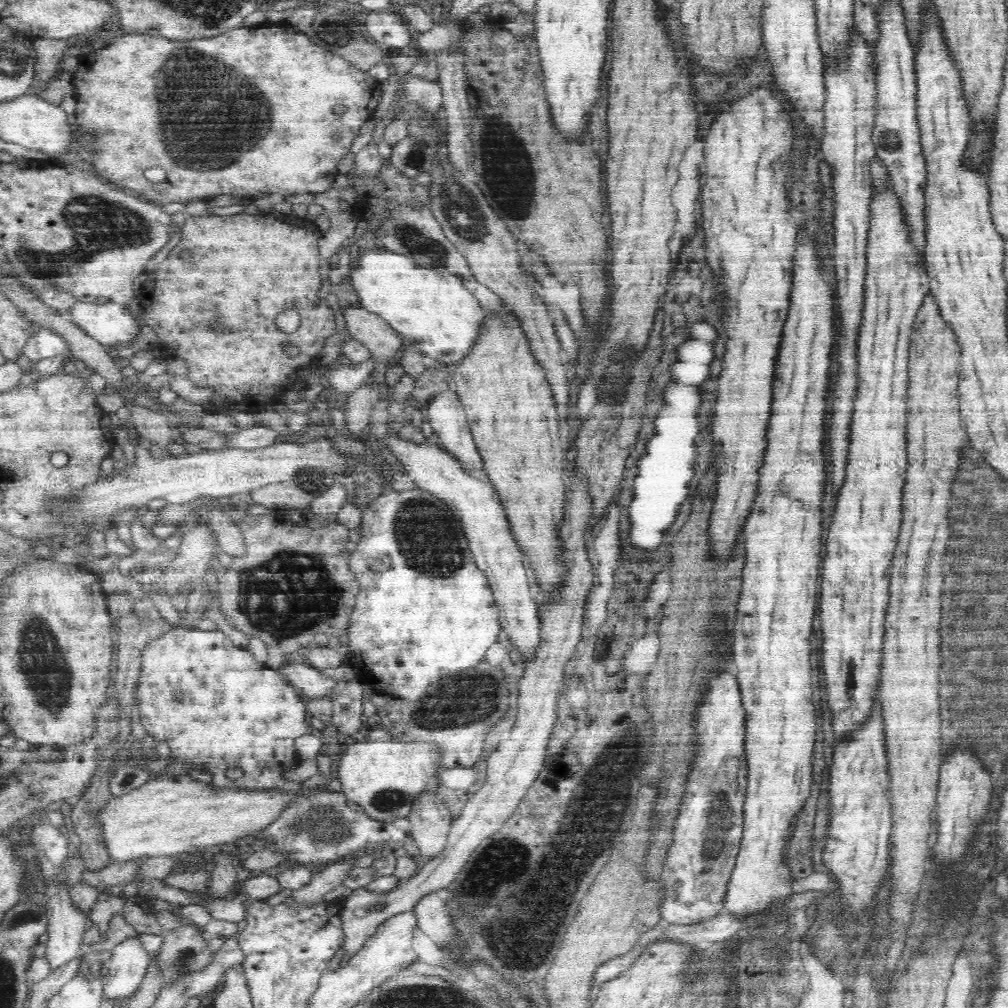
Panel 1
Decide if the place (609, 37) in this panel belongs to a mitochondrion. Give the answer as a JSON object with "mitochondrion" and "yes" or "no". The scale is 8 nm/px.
{"mitochondrion":"no"}

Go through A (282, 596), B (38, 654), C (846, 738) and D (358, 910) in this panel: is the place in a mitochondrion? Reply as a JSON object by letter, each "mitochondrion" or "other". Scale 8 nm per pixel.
{"A":"mitochondrion","B":"mitochondrion","C":"other","D":"other"}

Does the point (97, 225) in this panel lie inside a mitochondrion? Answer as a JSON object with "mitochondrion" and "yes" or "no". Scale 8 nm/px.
{"mitochondrion":"yes"}

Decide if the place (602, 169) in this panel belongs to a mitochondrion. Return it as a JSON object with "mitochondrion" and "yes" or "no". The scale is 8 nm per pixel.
{"mitochondrion":"no"}

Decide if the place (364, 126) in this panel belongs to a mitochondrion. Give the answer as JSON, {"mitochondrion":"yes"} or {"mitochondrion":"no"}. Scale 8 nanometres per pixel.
{"mitochondrion":"no"}

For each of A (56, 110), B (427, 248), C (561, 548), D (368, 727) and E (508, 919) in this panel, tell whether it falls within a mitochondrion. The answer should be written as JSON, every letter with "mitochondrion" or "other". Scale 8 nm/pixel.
{"A":"other","B":"mitochondrion","C":"other","D":"other","E":"mitochondrion"}

